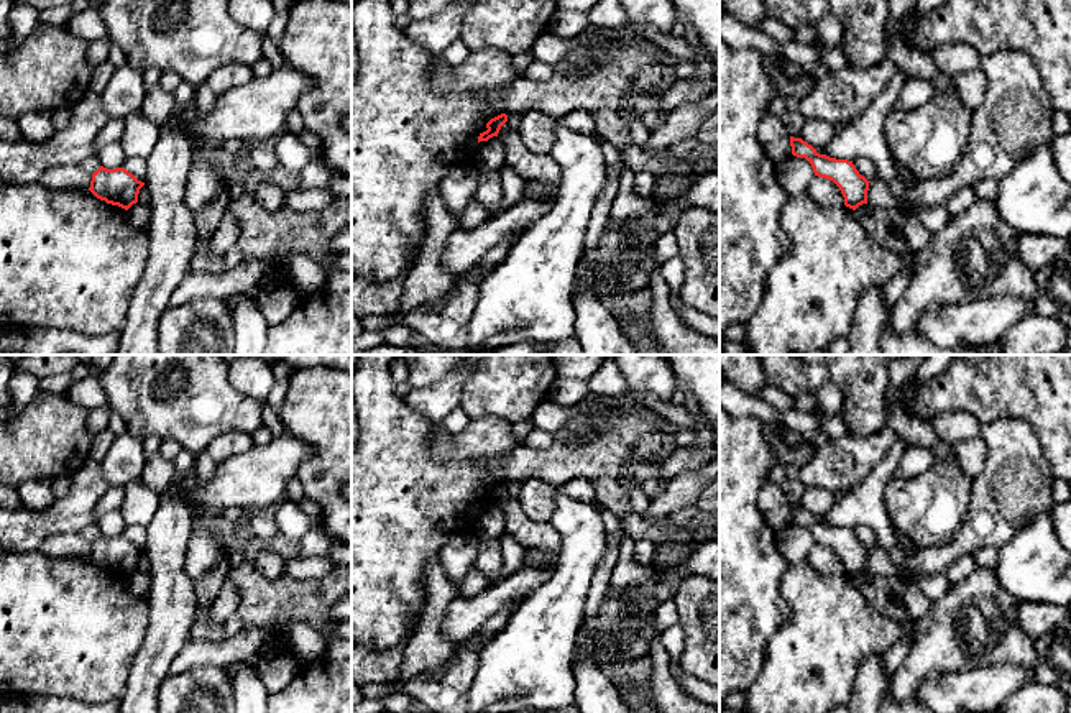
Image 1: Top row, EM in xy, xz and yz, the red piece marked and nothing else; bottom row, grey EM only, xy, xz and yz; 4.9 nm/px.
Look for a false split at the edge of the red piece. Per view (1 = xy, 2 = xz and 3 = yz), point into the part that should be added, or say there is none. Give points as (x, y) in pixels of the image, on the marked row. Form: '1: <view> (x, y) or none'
1: none
2: none
3: none

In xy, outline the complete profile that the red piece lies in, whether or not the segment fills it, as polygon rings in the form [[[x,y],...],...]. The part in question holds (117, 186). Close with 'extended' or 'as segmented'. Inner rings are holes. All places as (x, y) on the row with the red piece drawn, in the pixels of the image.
[[[100,166],[90,181],[89,191],[107,204],[128,210],[138,202],[140,189],[145,182],[138,181],[125,168],[107,169]]] | as segmented

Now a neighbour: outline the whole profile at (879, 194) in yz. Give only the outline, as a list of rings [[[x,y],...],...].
[[[880,177],[869,182],[867,204],[880,209],[902,209],[899,199]]]

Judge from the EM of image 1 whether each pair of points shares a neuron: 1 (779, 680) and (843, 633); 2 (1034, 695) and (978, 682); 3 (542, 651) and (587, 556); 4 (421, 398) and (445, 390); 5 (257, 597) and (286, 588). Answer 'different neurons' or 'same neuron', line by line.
1: same neuron
2: different neurons
3: same neuron
4: same neuron
5: same neuron

